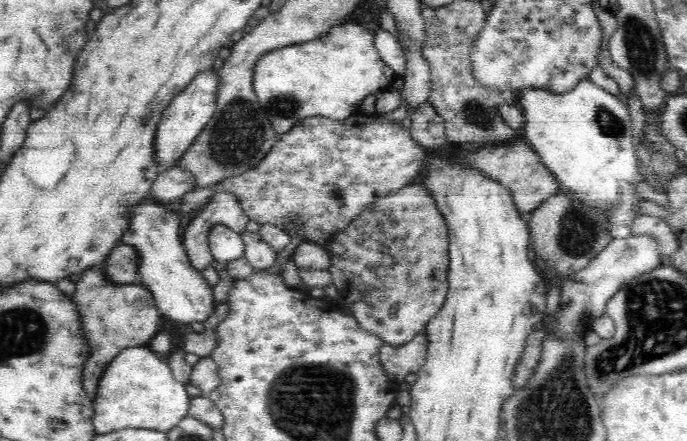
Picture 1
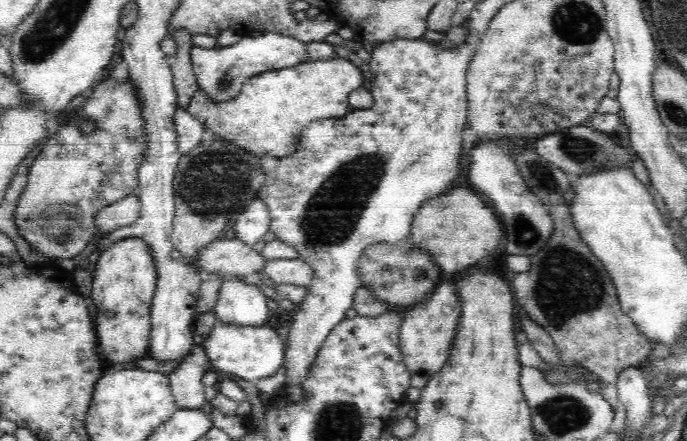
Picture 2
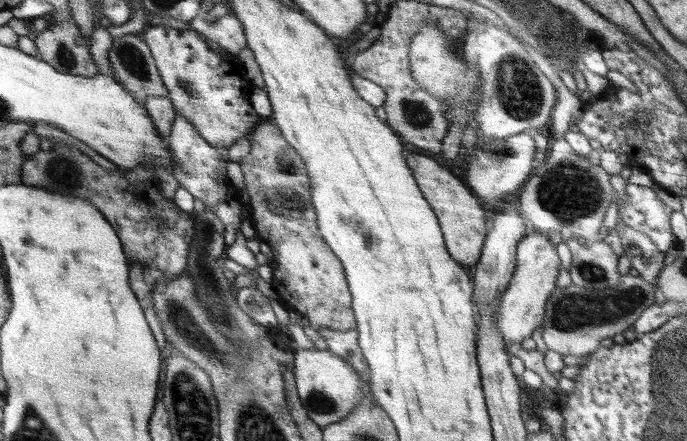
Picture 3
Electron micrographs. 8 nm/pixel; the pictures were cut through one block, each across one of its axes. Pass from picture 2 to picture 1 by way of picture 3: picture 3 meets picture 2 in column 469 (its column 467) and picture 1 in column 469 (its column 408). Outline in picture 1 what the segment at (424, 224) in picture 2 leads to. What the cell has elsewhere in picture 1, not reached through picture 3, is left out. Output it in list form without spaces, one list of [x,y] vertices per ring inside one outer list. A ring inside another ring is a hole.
[[[522,138],[512,140],[512,144],[502,144],[500,142],[500,148],[486,147],[486,150],[480,148],[476,151],[476,154],[472,152],[466,157],[466,164],[474,164],[474,168],[482,168],[482,172],[486,172],[486,176],[494,176],[494,180],[502,180],[502,184],[506,184],[505,187],[510,188],[509,192],[514,192],[514,204],[516,204],[517,211],[522,212],[522,214],[524,212],[529,214],[532,210],[538,208],[547,197],[554,196],[560,192],[560,182],[557,177],[542,164],[540,156],[533,151],[531,146],[528,148],[526,144],[522,144]]]

